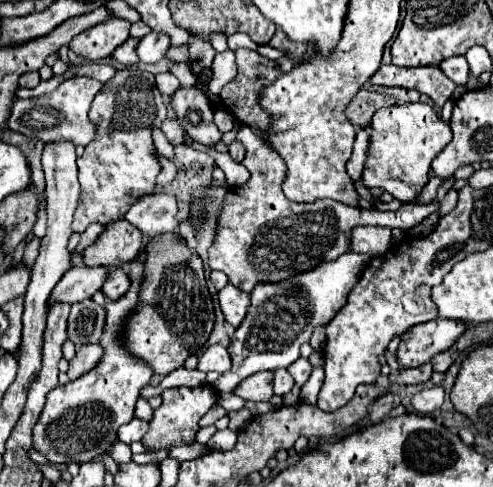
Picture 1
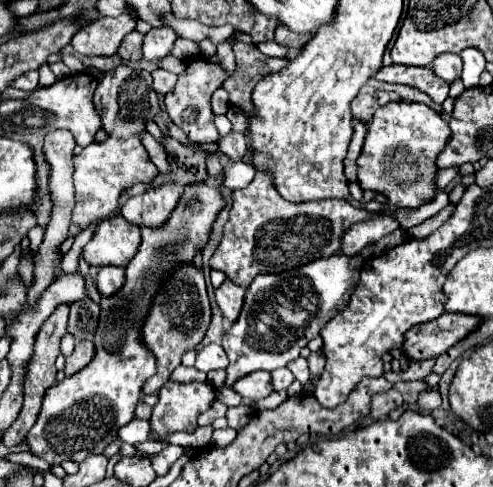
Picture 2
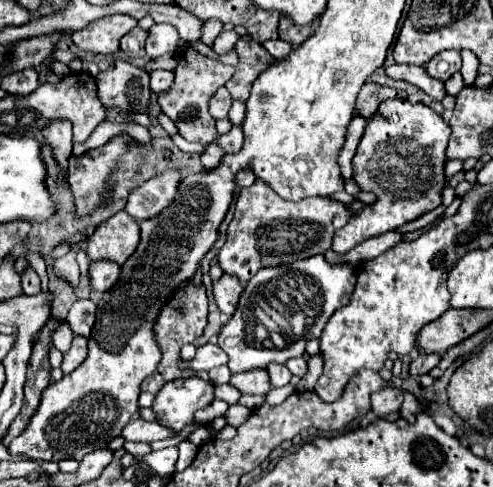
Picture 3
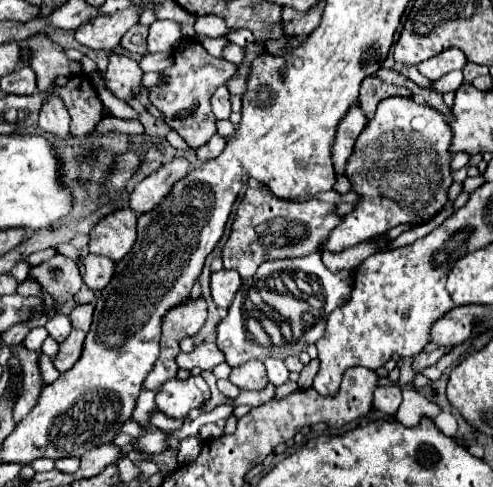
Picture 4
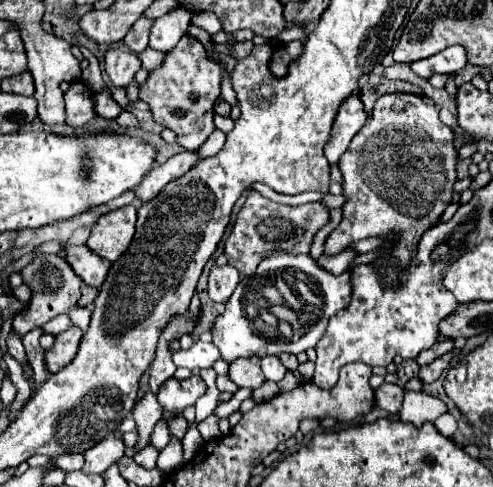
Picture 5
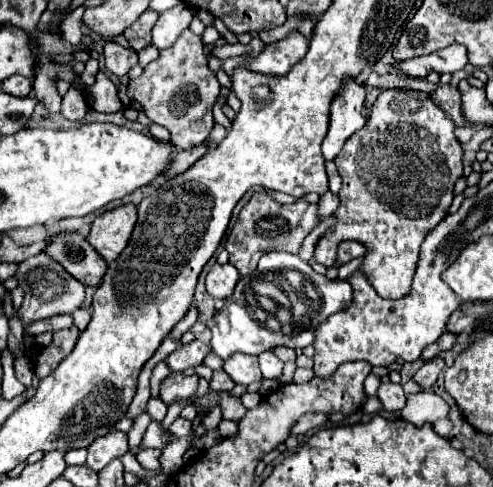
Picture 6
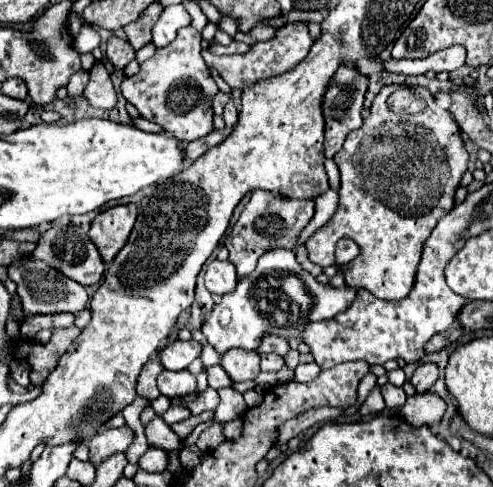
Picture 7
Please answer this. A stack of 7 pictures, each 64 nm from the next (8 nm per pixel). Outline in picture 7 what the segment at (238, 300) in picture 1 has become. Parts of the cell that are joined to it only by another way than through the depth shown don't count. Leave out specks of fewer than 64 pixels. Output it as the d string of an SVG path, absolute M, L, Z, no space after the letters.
M212 260L206 268L206 288L212 294L222 296L224 292L232 292L232 288L236 288L238 276L234 266L228 260Z

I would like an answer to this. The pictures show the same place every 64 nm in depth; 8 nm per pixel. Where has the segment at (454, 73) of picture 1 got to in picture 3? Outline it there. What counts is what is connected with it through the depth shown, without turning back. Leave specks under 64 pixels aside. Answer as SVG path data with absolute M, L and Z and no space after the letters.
M444 50L440 54L436 54L428 64L426 64L426 72L436 78L436 80L448 80L454 72L458 72L462 66L462 58L458 50Z

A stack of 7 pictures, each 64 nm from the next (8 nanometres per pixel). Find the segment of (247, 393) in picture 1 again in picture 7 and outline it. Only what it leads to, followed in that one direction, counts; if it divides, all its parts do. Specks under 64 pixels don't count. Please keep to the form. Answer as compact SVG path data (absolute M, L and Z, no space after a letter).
M230 348L222 356L220 366L228 372L228 376L234 382L244 382L244 380L252 380L260 374L260 356L252 350Z

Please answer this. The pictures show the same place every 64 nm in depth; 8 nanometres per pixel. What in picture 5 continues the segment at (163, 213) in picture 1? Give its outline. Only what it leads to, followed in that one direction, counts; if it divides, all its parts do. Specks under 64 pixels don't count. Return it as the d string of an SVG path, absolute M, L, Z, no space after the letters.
M180 152L180 154L172 156L166 164L152 168L152 172L136 188L138 202L152 200L168 182L172 182L172 180L180 178L182 174L186 174L198 160L200 160L198 152Z

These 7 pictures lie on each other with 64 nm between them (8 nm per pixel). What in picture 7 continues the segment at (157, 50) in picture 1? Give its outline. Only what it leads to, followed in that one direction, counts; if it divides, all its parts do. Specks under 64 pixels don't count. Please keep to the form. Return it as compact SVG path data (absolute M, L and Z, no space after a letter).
M176 4L176 6L166 6L164 12L160 14L158 22L154 24L152 28L152 42L162 48L162 46L168 46L174 38L176 38L176 32L184 26L190 24L190 14L186 12L186 8L182 4Z

